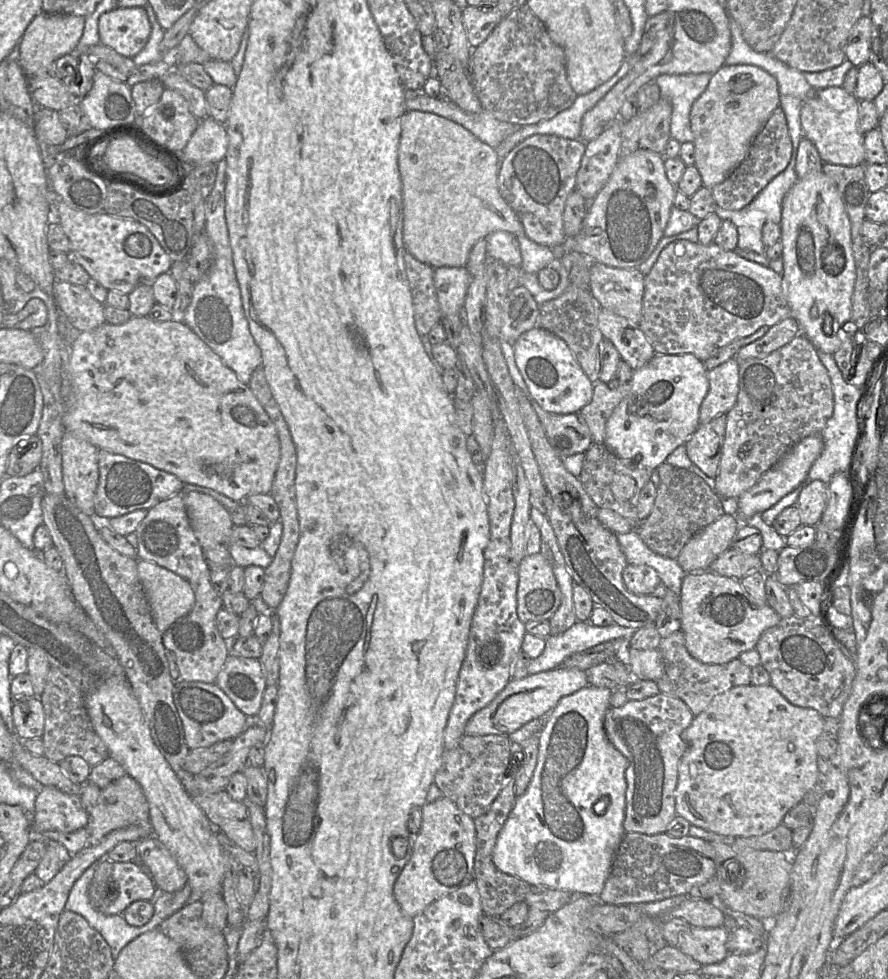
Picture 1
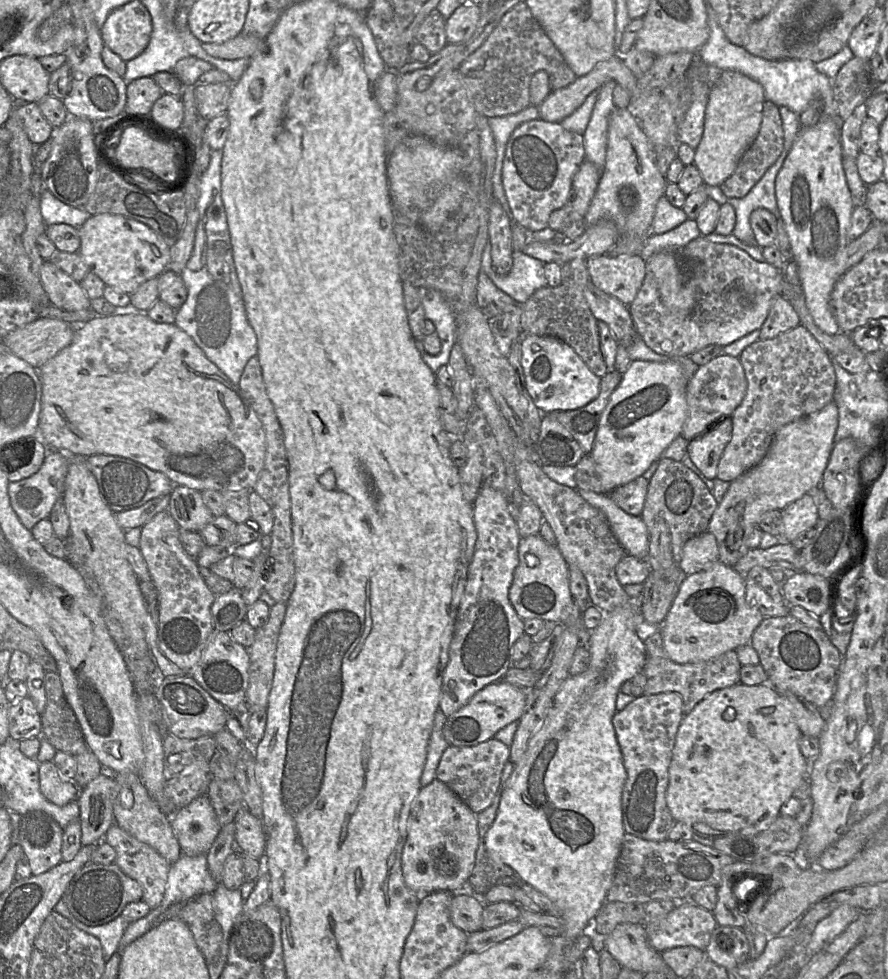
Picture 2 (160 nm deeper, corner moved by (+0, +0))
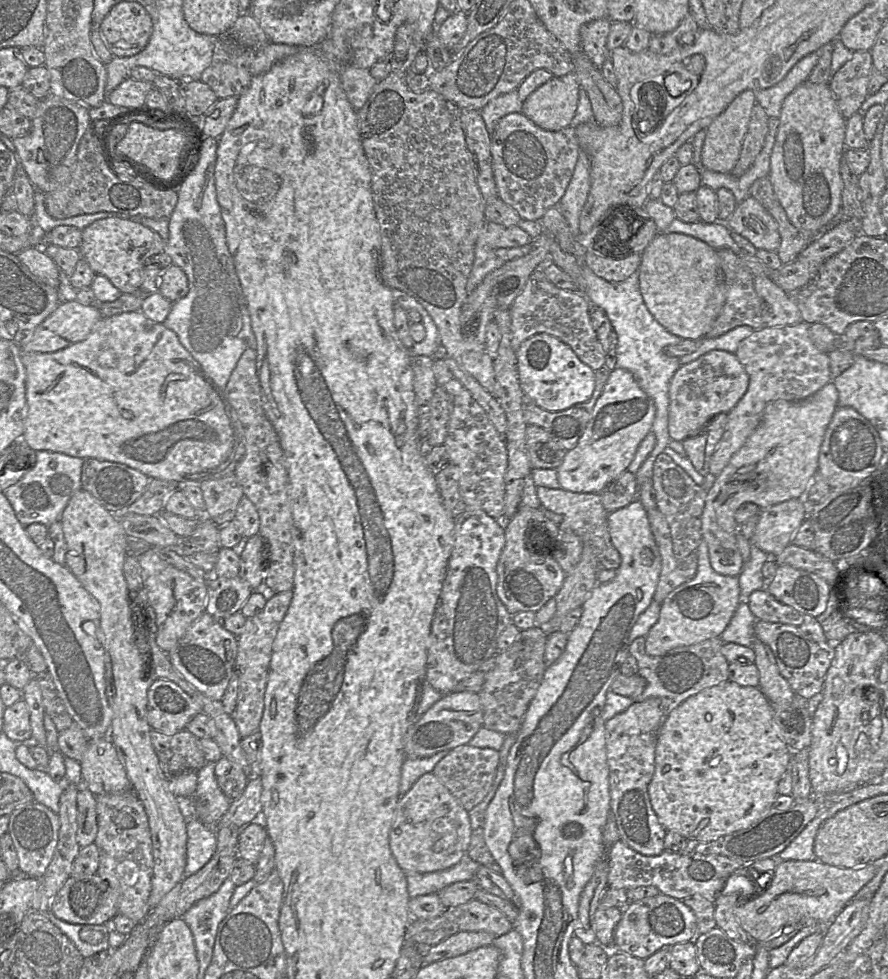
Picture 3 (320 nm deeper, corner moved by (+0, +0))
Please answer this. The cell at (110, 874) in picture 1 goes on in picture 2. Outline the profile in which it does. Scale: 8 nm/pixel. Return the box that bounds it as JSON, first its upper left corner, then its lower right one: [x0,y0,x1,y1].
[62,863,143,926]

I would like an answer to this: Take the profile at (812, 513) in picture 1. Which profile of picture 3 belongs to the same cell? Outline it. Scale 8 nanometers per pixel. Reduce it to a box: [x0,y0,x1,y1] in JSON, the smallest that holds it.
[750,499,808,556]

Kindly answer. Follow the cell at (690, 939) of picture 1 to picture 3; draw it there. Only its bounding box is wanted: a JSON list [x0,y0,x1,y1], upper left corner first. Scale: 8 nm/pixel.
[614,894,698,959]

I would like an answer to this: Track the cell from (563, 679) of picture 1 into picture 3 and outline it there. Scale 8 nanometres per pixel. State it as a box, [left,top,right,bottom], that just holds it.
[404,691,483,758]

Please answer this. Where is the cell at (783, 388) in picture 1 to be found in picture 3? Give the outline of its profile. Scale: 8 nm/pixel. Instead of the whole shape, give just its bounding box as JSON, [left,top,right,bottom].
[709,321,832,477]

